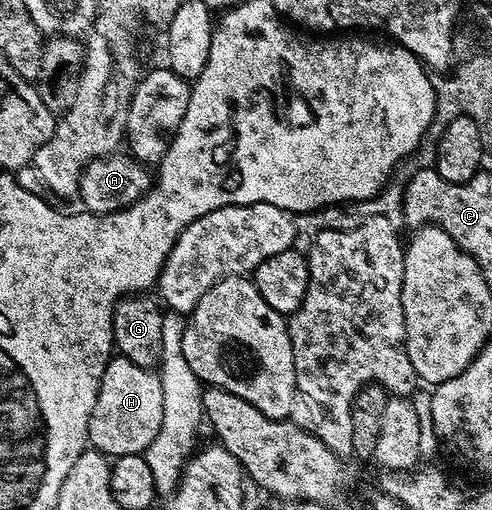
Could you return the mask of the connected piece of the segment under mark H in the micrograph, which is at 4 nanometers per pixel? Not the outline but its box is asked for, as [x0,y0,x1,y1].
[87,355,162,458]

